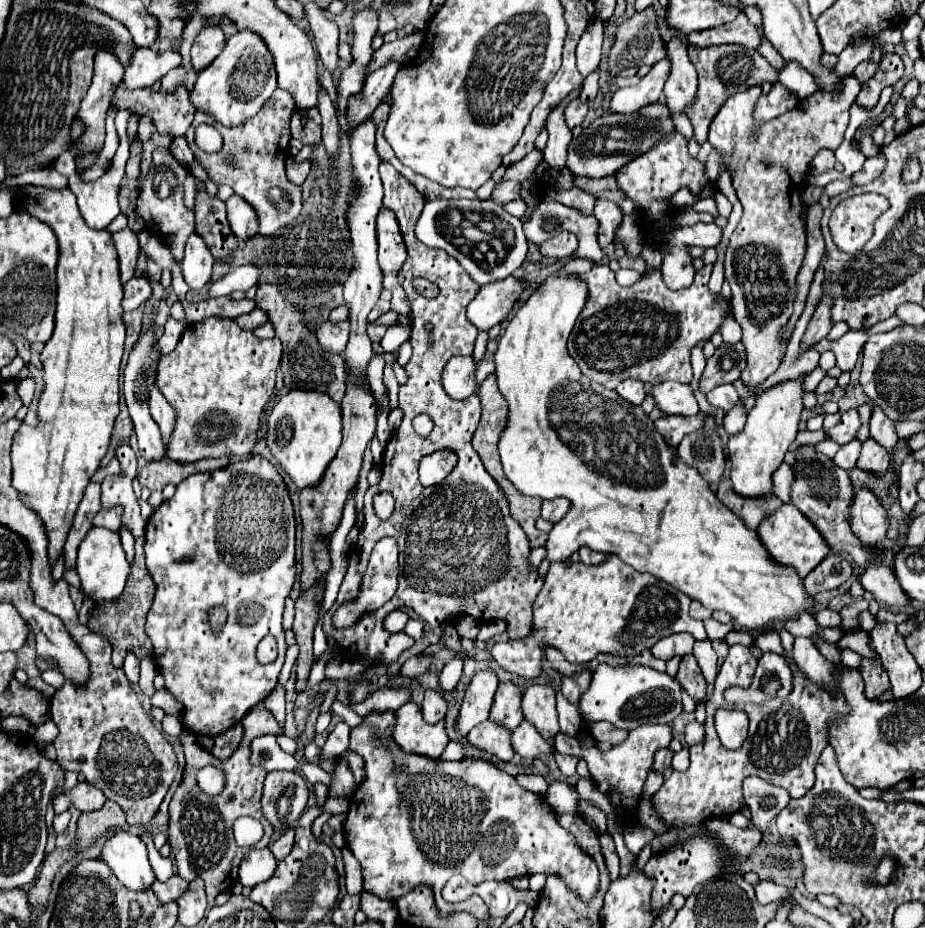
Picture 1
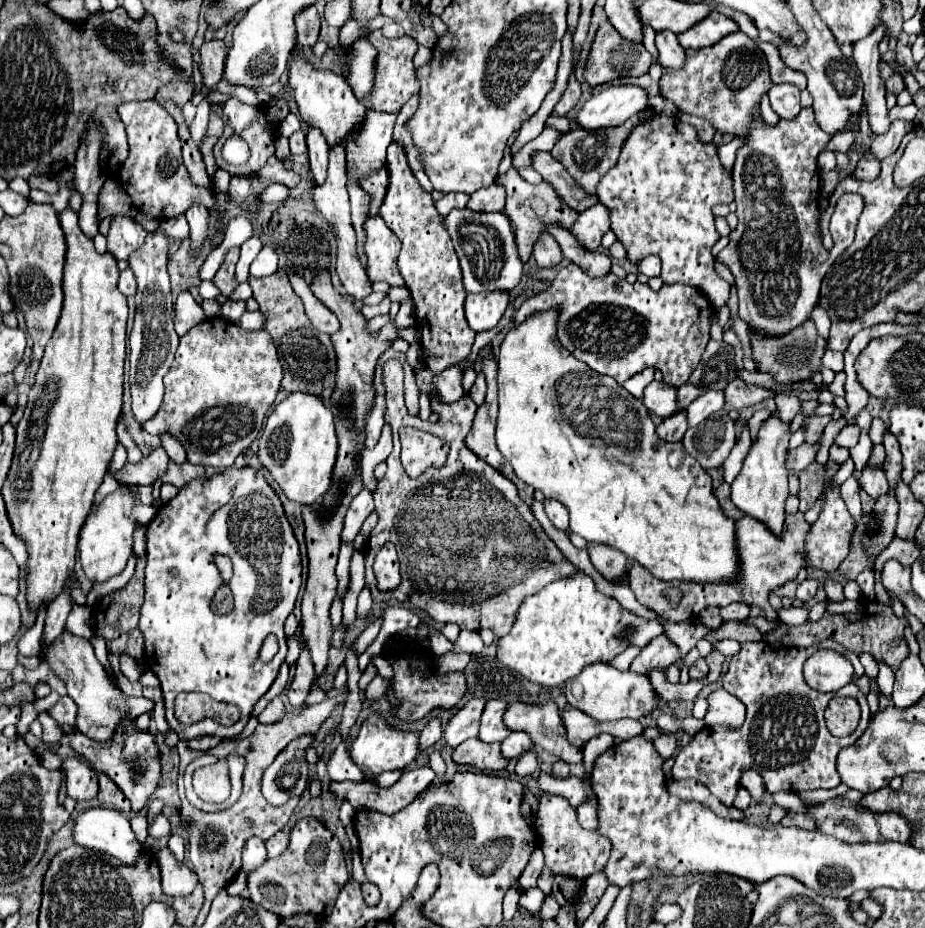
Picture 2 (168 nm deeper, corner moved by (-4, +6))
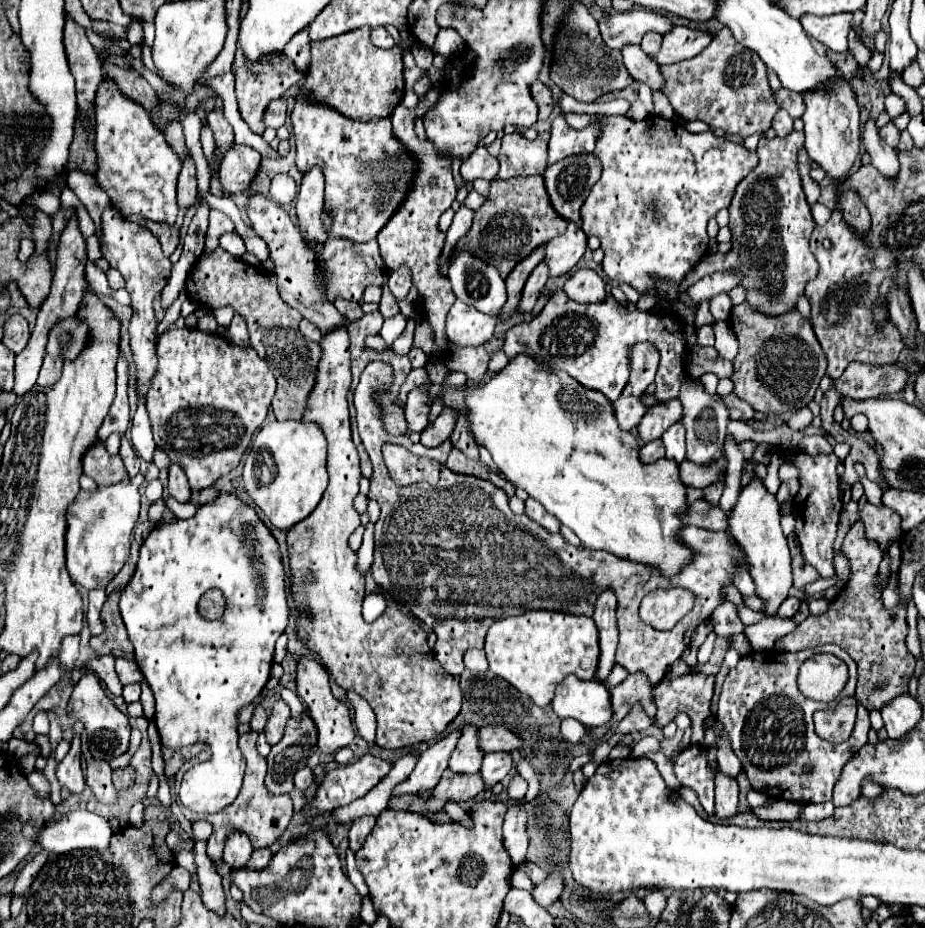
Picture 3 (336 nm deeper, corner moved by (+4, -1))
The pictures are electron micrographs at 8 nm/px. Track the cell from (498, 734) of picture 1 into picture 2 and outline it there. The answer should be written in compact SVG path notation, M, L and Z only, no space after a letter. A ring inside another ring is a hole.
M469 738L459 748L455 748L453 762L469 764L483 772L499 772L499 770L505 770L509 764L509 760L501 756L499 744L483 744L477 738Z

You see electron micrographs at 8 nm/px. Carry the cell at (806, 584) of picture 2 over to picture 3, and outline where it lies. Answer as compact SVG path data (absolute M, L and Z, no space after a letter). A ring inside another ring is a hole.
M787 597L787 599L781 603L777 615L779 615L779 617L793 617L793 615L799 611L799 605L801 605L801 601L799 601L797 597Z

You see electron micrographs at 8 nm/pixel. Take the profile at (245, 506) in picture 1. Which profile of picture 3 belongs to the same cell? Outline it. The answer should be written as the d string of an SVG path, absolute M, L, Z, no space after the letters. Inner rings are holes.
M221 493L219 497L215 497L211 503L201 505L197 509L197 513L191 519L177 519L171 523L161 523L157 525L149 537L143 541L141 545L141 555L137 561L137 569L131 577L131 581L127 583L127 587L123 589L121 601L119 601L119 609L125 621L125 627L129 631L129 639L135 647L135 661L141 669L141 673L145 675L149 687L155 693L155 701L157 701L157 713L155 713L155 725L159 729L161 735L161 743L165 747L185 747L185 745L193 745L197 741L205 741L211 747L211 759L207 763L201 763L193 769L185 773L183 781L181 781L181 789L179 789L179 799L181 803L193 811L193 813L201 813L201 815L211 815L211 813L219 813L223 811L227 805L231 805L241 789L241 781L243 781L243 771L245 771L245 763L243 763L243 755L237 747L237 725L239 725L239 711L249 705L255 697L261 695L265 683L269 681L271 675L271 665L273 665L273 651L275 651L275 641L279 639L279 635L285 631L287 621L289 621L289 605L287 605L287 593L285 593L285 569L281 565L281 553L279 553L279 545L275 541L275 537L269 533L269 529L265 527L265 523L259 519L259 515L255 513L253 507L243 505L243 501L235 495L235 493ZM207 589L221 589L227 601L227 609L221 619L217 621L209 621L205 617L199 615L197 611L197 603L201 599L201 595Z

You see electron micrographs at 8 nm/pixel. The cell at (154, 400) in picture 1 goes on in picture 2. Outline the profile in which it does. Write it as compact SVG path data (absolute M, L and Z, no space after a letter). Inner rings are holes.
M167 434L161 436L161 446L167 450L171 462L175 462L175 464L185 464L185 462L187 462L187 458L185 458L185 448L183 448L173 436L167 436Z

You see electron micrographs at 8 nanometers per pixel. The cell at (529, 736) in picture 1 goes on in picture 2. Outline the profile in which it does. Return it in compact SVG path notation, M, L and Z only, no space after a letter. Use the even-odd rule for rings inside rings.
M513 732L511 736L507 736L507 740L501 742L501 752L507 760L519 758L523 752L527 752L531 748L533 748L533 744L525 732Z

